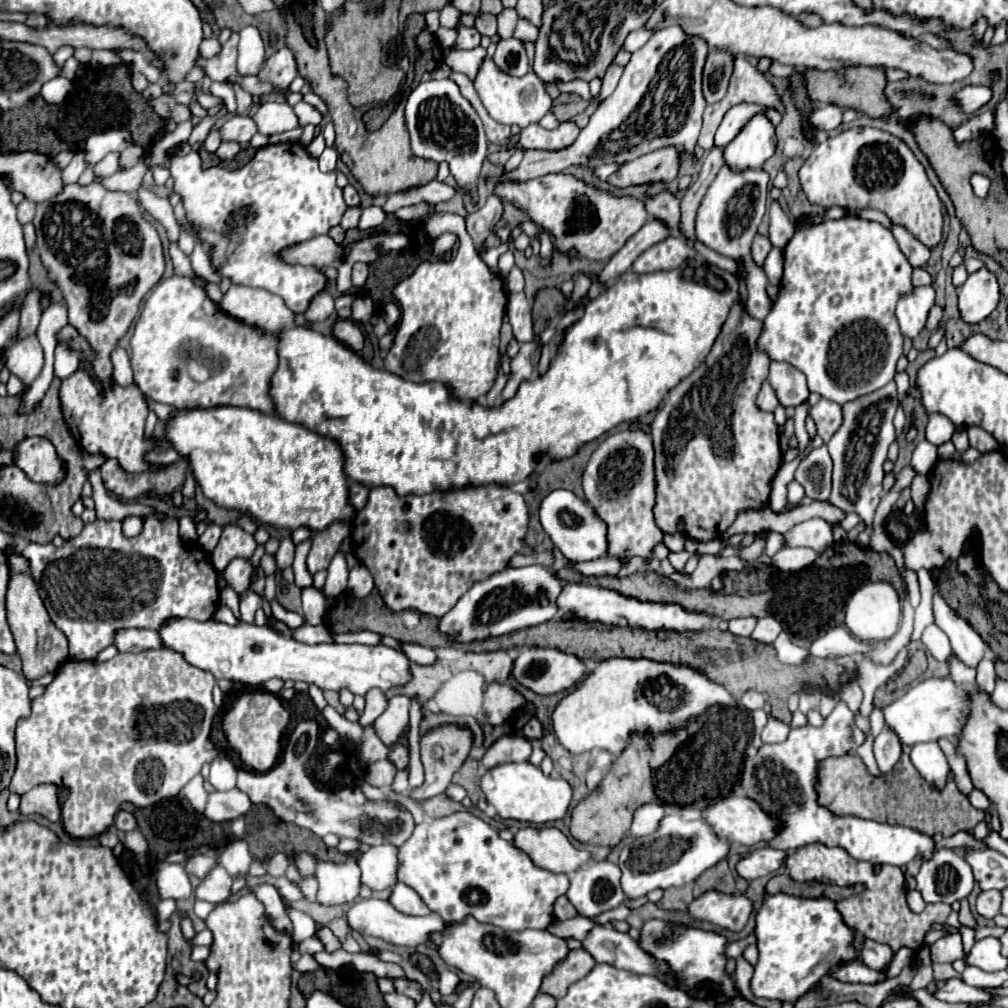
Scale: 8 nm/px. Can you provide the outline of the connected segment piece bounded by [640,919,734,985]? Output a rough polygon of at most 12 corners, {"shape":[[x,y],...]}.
{"shape":[[660,919],[642,927],[640,945],[682,977],[724,973],[726,939]]}

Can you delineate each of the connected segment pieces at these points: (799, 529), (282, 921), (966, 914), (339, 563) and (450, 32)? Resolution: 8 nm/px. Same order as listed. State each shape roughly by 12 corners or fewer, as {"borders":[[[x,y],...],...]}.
{"borders":[[[808,519],[782,535],[784,547],[832,545],[832,527]],[[272,885],[254,889],[266,917],[278,931],[292,935],[292,921]],[[968,899],[960,901],[960,923],[976,927],[974,917],[968,909]],[[338,553],[328,567],[324,591],[340,597],[348,583],[344,553]],[[456,29],[436,31],[440,47],[452,47],[456,41]]]}

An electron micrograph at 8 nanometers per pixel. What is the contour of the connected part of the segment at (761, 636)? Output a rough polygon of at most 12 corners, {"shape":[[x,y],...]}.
{"shape":[[774,617],[758,619],[750,639],[772,645],[782,625]]}

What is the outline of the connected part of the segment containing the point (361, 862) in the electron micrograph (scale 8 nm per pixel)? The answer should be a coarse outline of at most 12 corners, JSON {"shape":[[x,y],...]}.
{"shape":[[370,847],[358,857],[372,891],[398,883],[398,847]]}

